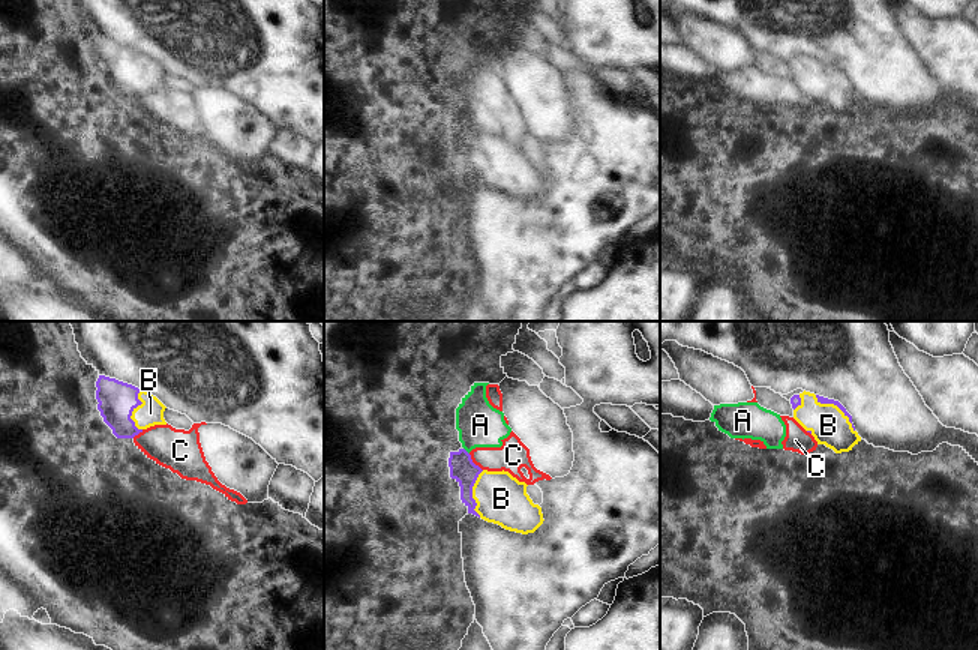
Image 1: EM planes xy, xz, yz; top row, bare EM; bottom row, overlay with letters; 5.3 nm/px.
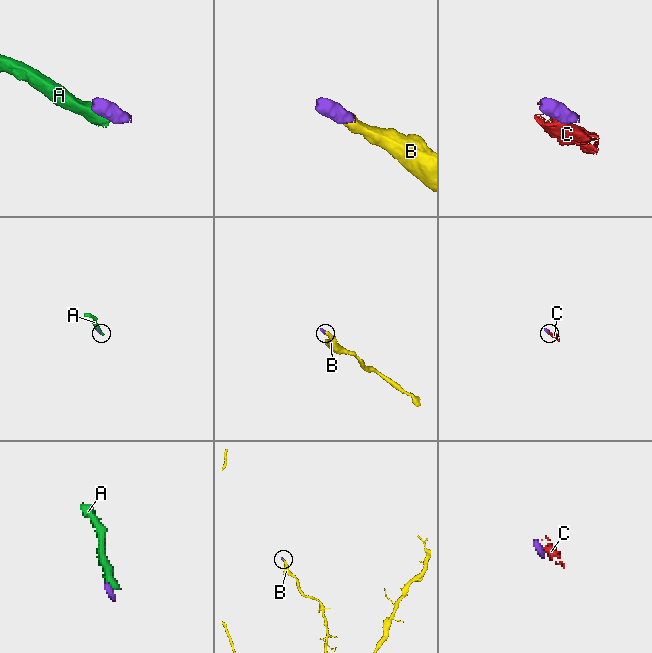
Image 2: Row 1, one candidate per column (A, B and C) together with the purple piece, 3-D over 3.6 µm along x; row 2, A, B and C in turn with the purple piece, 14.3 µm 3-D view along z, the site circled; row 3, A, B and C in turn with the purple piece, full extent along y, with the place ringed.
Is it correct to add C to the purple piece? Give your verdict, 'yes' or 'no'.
no

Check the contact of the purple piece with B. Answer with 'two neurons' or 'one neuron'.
one neuron

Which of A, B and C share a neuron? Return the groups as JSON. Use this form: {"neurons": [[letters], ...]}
{"neurons": [["A", "C"], ["B"]]}

